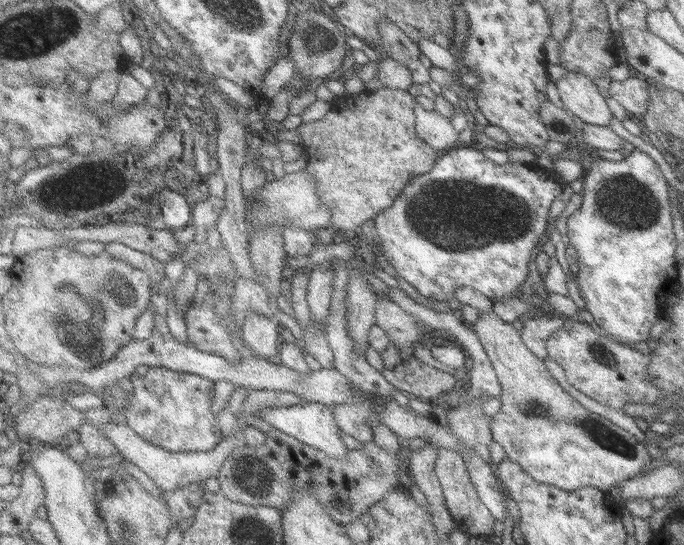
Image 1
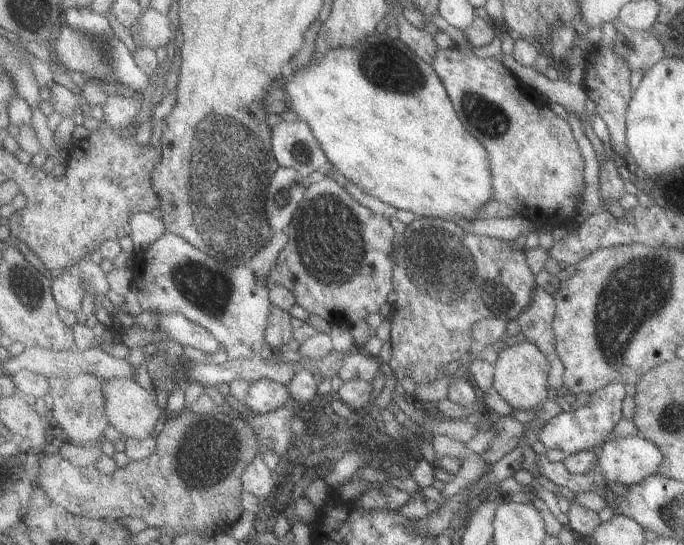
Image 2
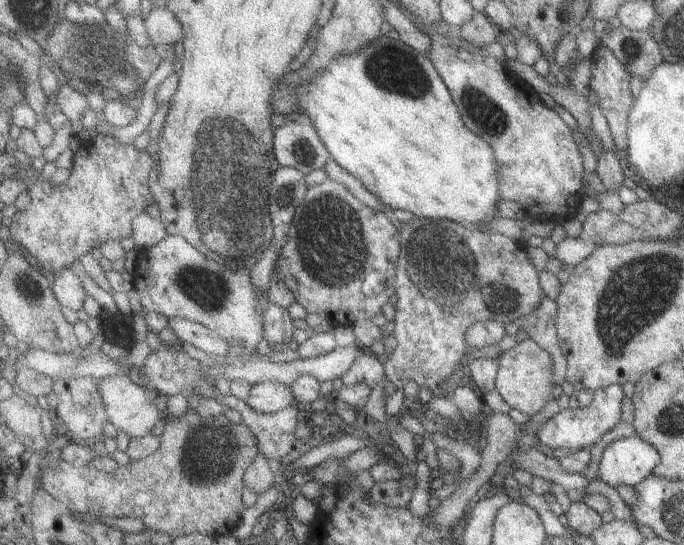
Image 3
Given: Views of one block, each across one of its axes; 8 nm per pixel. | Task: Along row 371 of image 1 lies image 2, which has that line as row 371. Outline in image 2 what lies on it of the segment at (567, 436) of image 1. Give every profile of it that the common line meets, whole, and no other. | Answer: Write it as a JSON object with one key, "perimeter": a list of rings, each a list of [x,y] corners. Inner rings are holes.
{"perimeter":[[[523,340],[515,346],[507,346],[495,362],[495,390],[513,406],[513,410],[531,412],[533,406],[545,404],[551,390],[547,384],[547,376],[551,376],[551,362],[533,342]]]}

